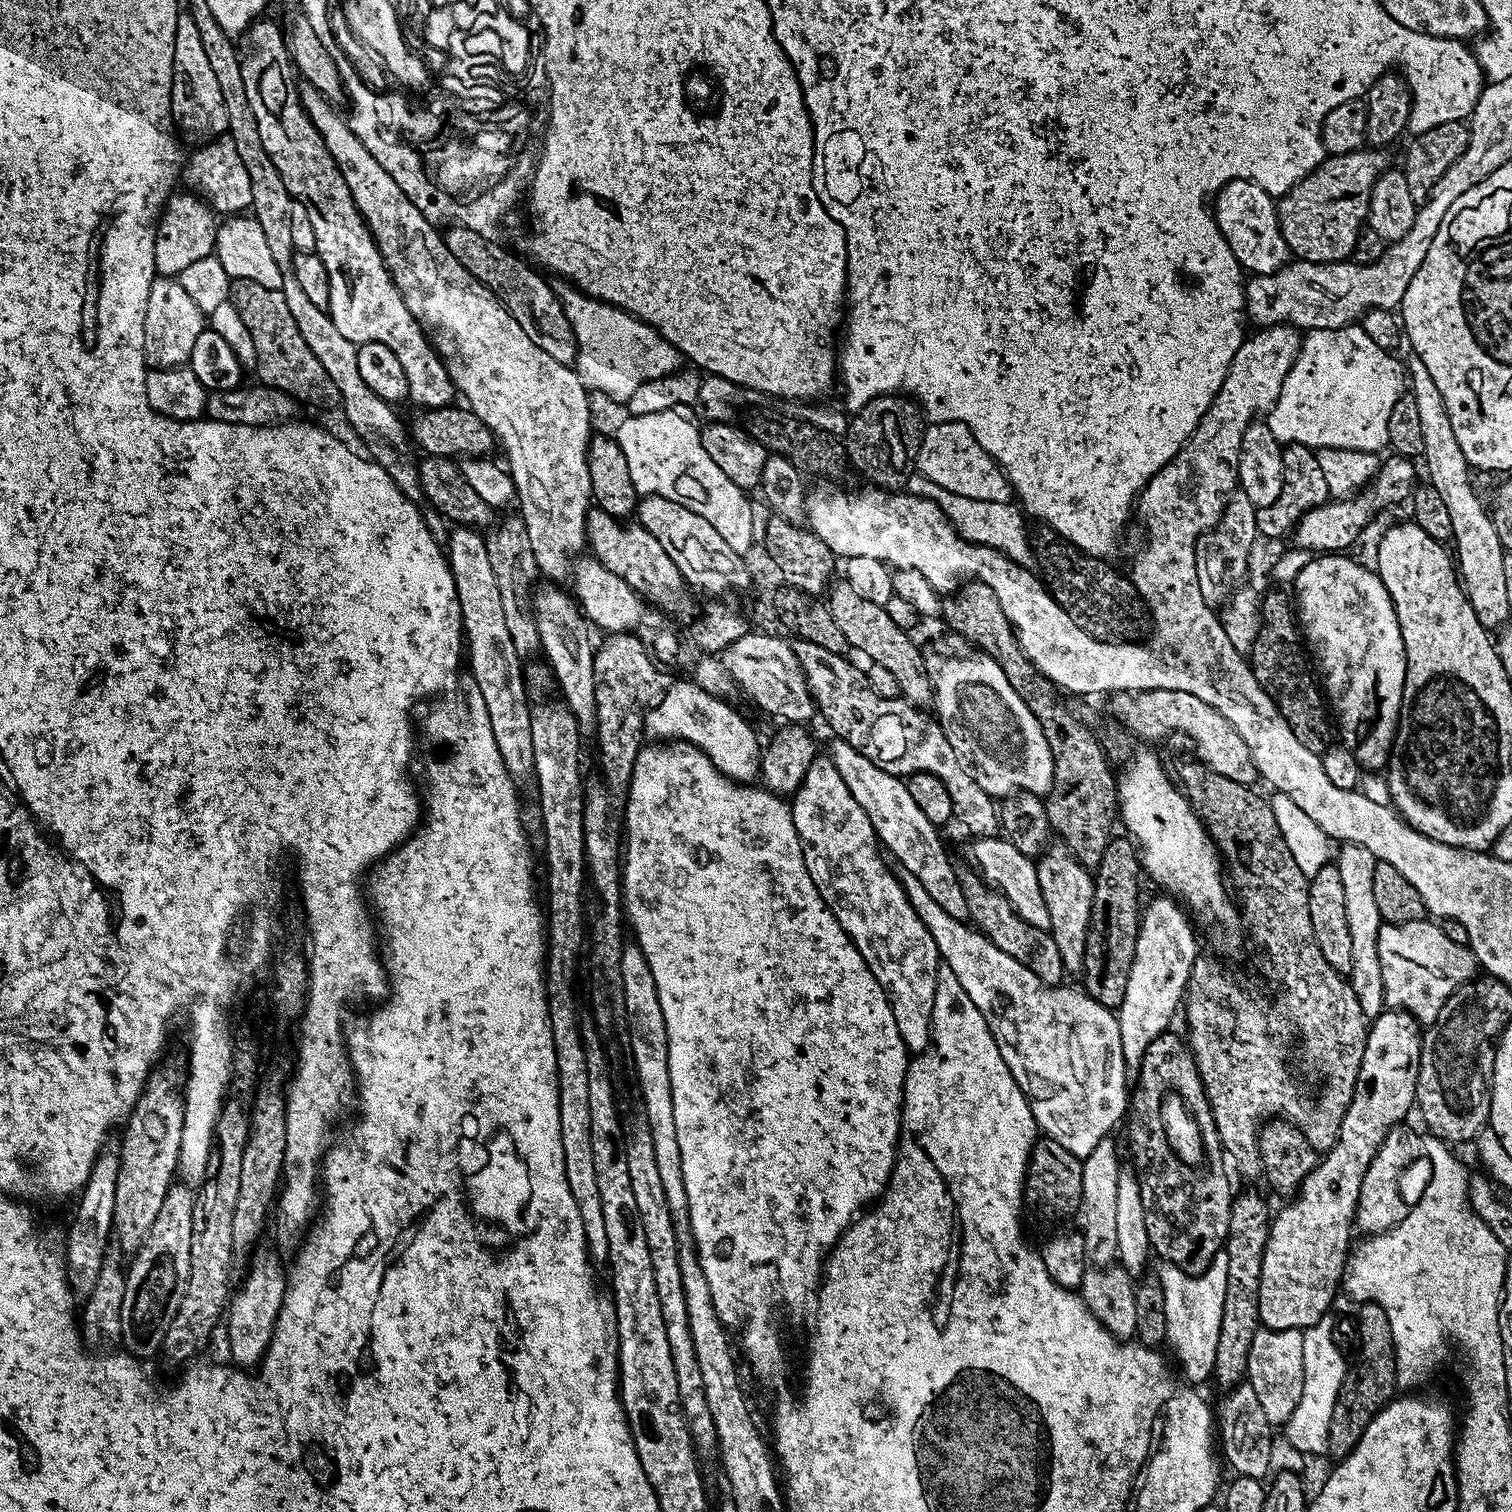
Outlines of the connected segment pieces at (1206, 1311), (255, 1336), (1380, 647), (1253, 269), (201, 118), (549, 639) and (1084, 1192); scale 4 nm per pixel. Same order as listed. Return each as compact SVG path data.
M1227 1255L1212 1257L1210 1265L1201 1276L1184 1272L1177 1264L1161 1263L1158 1275L1165 1292L1167 1347L1172 1347L1178 1363L1184 1367L1185 1381L1200 1386L1204 1379L1216 1371L1218 1330L1222 1330L1222 1302L1226 1302Z
M260 1248L252 1256L252 1265L248 1268L248 1273L244 1276L244 1281L240 1284L240 1292L231 1293L226 1309L226 1324L228 1320L228 1348L232 1351L233 1365L241 1369L251 1369L259 1365L264 1359L264 1353L268 1351L268 1343L272 1341L276 1319L280 1313L280 1307L284 1301L284 1289L286 1287L286 1274L280 1270L280 1260L268 1248Z
M1320 554L1304 566L1294 581L1294 588L1300 591L1300 604L1298 600L1298 620L1301 625L1308 624L1306 628L1306 644L1309 649L1316 651L1316 656L1320 659L1320 668L1324 671L1322 684L1325 689L1336 688L1340 680L1344 680L1344 689L1340 692L1340 724L1338 720L1338 736L1342 739L1343 747L1349 748L1354 754L1354 758L1359 762L1361 769L1368 768L1383 769L1388 763L1388 753L1392 750L1392 739L1396 736L1396 724L1400 721L1400 703L1402 702L1402 690L1404 689L1404 675L1406 674L1406 654L1404 653L1404 639L1402 630L1398 626L1398 614L1382 578L1377 576L1371 567L1359 564L1356 560L1351 560L1348 554Z
M1231 180L1214 197L1218 230L1222 238L1226 238L1230 250L1234 250L1234 258L1238 258L1245 273L1272 276L1289 263L1290 253L1286 238L1282 238L1276 206L1277 201L1269 192L1249 180Z
M186 10L181 11L176 18L172 63L172 119L181 133L204 136L200 138L219 137L228 127L226 106L222 106L222 90L218 86L218 77L206 58L206 49L202 47L202 38L194 26L194 18Z
M552 582L541 583L535 589L532 606L536 609L536 621L540 631L540 647L545 656L558 692L564 695L563 703L573 712L581 737L592 738L596 735L595 714L595 674L594 660L596 648L588 633L589 621L583 611L574 603L573 597L563 592L563 587Z
M1106 1138L1102 1142L1098 1142L1098 1146L1094 1146L1094 1150L1090 1150L1088 1156L1082 1160L1082 1190L1080 1191L1080 1207L1078 1215L1084 1225L1082 1231L1084 1234L1084 1245L1086 1246L1086 1254L1088 1255L1088 1264L1097 1268L1106 1268L1109 1265L1115 1265L1118 1257L1118 1225L1114 1219L1116 1216L1117 1199L1118 1199L1118 1174L1122 1167L1120 1156L1116 1153L1116 1144L1112 1138Z

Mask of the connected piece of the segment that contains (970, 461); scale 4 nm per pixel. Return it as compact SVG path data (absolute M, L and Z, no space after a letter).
M931 423L926 429L916 456L919 475L930 478L943 489L975 501L1010 502L1014 493L1007 473L996 463L964 423Z

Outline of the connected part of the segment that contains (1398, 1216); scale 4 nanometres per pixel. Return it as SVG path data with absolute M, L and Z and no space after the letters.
M1401 1122L1395 1128L1389 1130L1386 1138L1380 1143L1376 1151L1376 1157L1370 1162L1370 1166L1364 1175L1364 1181L1360 1187L1360 1197L1356 1203L1355 1227L1360 1228L1364 1234L1383 1234L1395 1228L1407 1218L1410 1205L1404 1201L1400 1193L1400 1175L1404 1167L1422 1152L1422 1136L1419 1136L1412 1128L1407 1128L1407 1123Z

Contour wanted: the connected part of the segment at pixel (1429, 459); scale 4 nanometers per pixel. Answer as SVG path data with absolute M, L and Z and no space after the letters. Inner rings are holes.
M1414 354L1409 355L1408 364L1406 360L1406 376L1410 381L1410 395L1414 402L1418 402L1418 418L1422 421L1422 463L1428 467L1426 480L1434 486L1434 490L1438 490L1442 502L1446 502L1448 507L1452 540L1454 545L1456 544L1454 560L1458 565L1458 576L1462 581L1464 594L1468 597L1474 614L1478 614L1478 622L1482 622L1484 628L1503 629L1509 623L1510 609L1503 566L1506 549L1498 538L1498 530L1494 526L1489 509L1486 504L1484 508L1475 486L1472 485L1473 473L1462 454L1462 446L1458 446L1458 438L1454 438L1454 426L1450 426L1446 402L1442 402L1442 394L1438 394L1438 386L1434 386L1434 378L1430 378L1430 370L1426 370L1422 358Z

